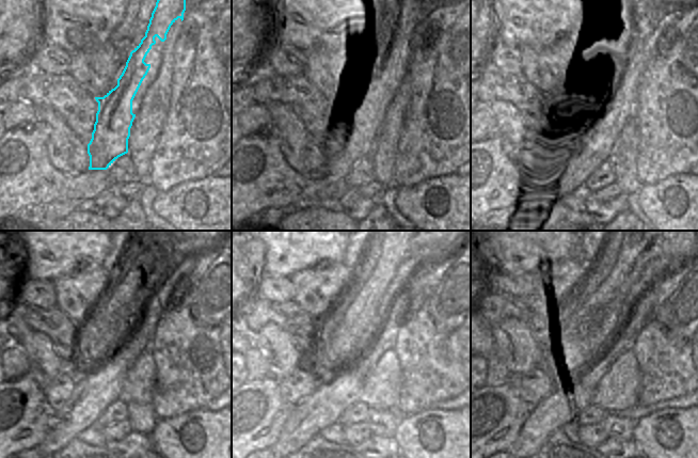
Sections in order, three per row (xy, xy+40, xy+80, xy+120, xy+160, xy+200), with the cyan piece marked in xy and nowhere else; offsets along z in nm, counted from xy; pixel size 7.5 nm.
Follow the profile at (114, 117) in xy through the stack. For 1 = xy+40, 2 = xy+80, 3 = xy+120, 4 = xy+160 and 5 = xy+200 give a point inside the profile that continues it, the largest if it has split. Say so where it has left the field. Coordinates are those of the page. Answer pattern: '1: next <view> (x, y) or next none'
1: next xy+40 (353, 127)
2: next xy+80 (580, 147)
3: next xy+120 (98, 388)
4: next xy+160 (324, 406)
5: next xy+200 (550, 414)

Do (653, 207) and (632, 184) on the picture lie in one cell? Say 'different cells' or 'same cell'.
different cells

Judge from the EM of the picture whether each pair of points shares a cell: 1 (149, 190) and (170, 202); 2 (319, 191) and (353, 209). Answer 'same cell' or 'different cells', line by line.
1: different cells
2: different cells

